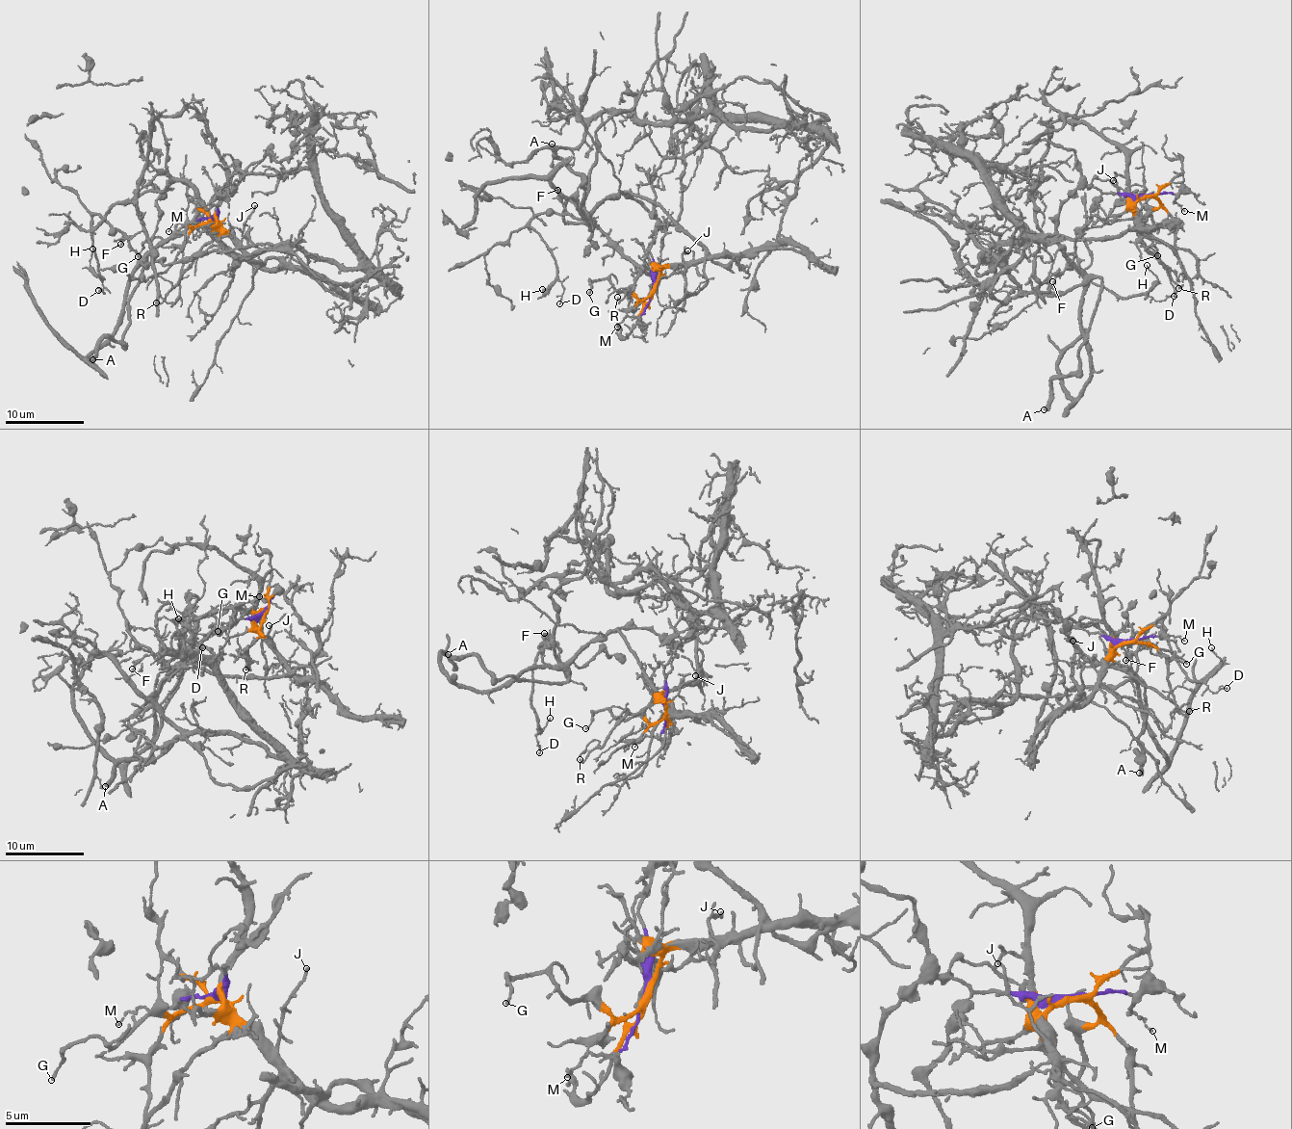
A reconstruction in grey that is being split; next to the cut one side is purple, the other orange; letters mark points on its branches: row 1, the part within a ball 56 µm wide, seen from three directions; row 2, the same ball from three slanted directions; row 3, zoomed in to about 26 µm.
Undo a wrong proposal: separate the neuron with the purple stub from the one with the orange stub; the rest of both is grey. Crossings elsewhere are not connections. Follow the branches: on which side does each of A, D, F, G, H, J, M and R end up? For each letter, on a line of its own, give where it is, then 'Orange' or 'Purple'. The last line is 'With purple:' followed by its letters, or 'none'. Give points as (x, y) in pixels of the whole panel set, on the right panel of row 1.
A: Place: (1044, 409). Purple
D: Place: (1174, 296). Purple
F: Place: (1052, 281). Purple
G: Place: (1157, 255). Orange
H: Place: (1147, 265). Purple
J: Place: (1113, 180). Orange
M: Place: (1184, 211). Purple
R: Place: (1178, 288). Orange
With purple: A, D, F, H, M

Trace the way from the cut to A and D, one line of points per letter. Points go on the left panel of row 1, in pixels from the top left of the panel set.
A: (213, 218), (229, 193), (137, 269), (125, 298), (123, 340), (104, 338), (91, 360)
D: (213, 218), (229, 193), (142, 256), (97, 214), (91, 245), (104, 292), (98, 291)

